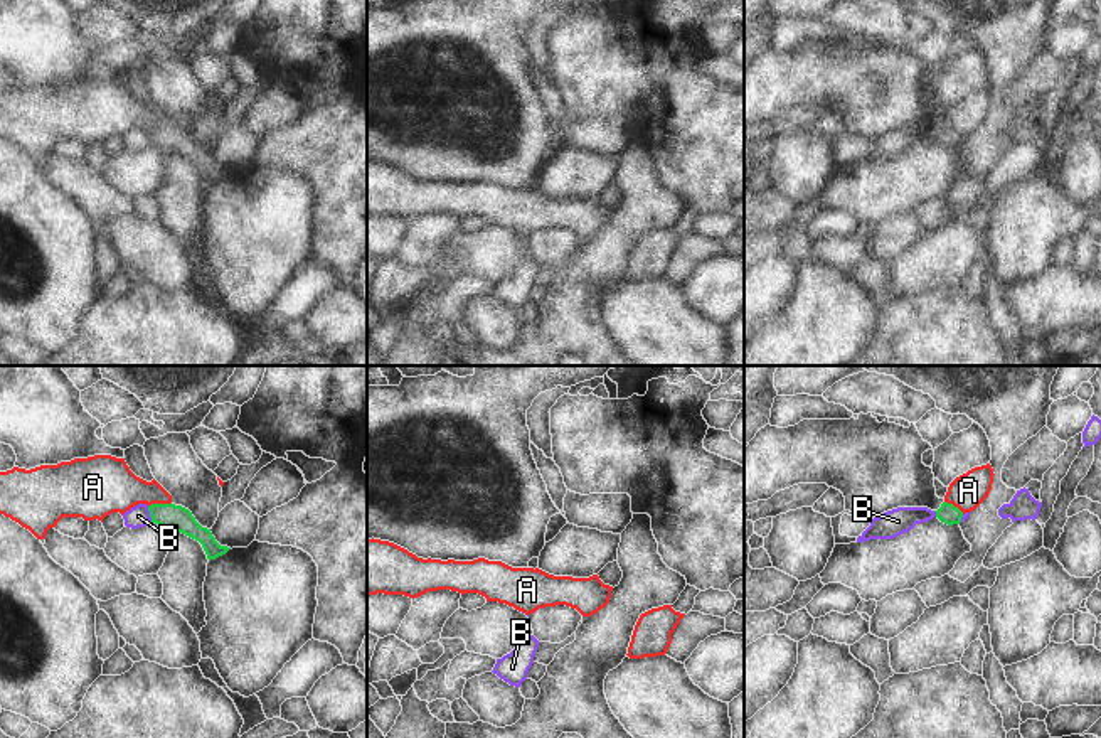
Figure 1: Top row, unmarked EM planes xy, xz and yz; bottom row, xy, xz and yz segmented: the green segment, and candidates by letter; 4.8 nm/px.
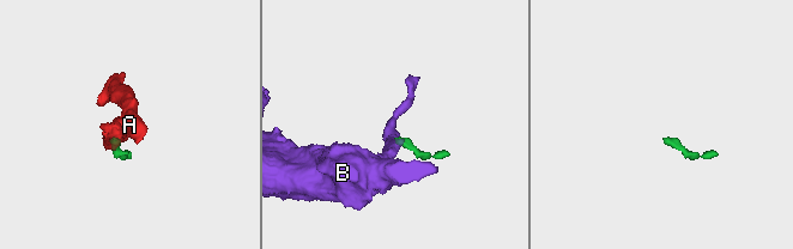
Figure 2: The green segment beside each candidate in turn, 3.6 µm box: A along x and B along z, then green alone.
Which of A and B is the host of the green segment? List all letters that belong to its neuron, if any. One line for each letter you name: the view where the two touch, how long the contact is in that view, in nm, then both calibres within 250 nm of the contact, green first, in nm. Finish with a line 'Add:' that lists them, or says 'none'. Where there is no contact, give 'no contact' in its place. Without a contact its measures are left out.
Add: none

